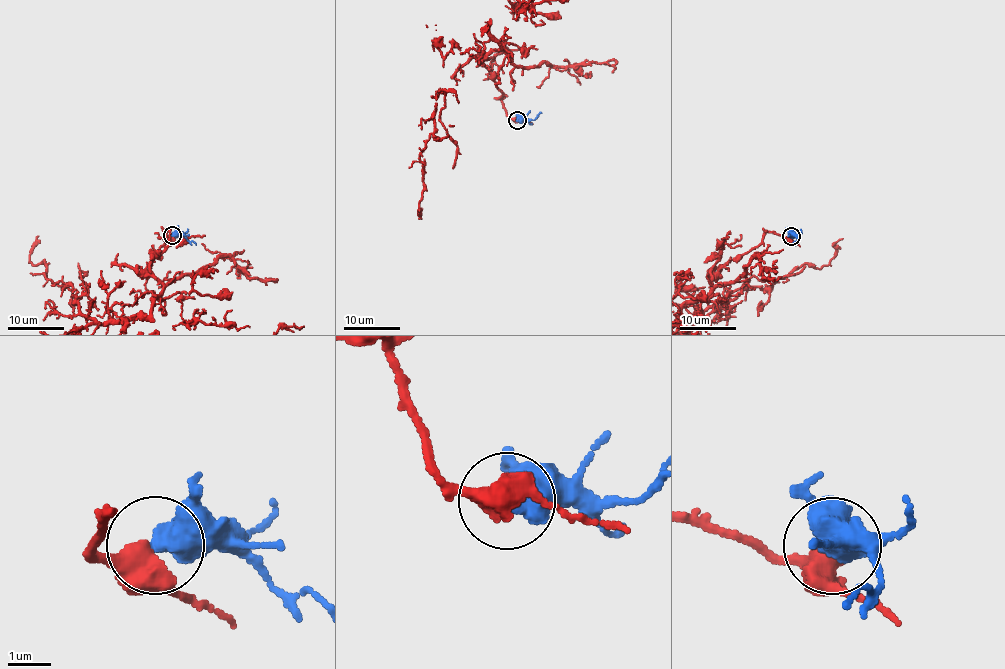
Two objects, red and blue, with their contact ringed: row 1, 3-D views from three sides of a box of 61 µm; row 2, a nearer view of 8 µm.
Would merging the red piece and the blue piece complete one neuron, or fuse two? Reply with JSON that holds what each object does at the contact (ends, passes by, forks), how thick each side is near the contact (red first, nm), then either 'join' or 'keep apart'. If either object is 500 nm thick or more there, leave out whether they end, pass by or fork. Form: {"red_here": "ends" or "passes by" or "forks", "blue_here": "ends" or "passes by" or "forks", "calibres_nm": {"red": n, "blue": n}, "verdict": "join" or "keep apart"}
{"calibres_nm": {"red": 500, "blue": 650}, "verdict": "keep apart"}

